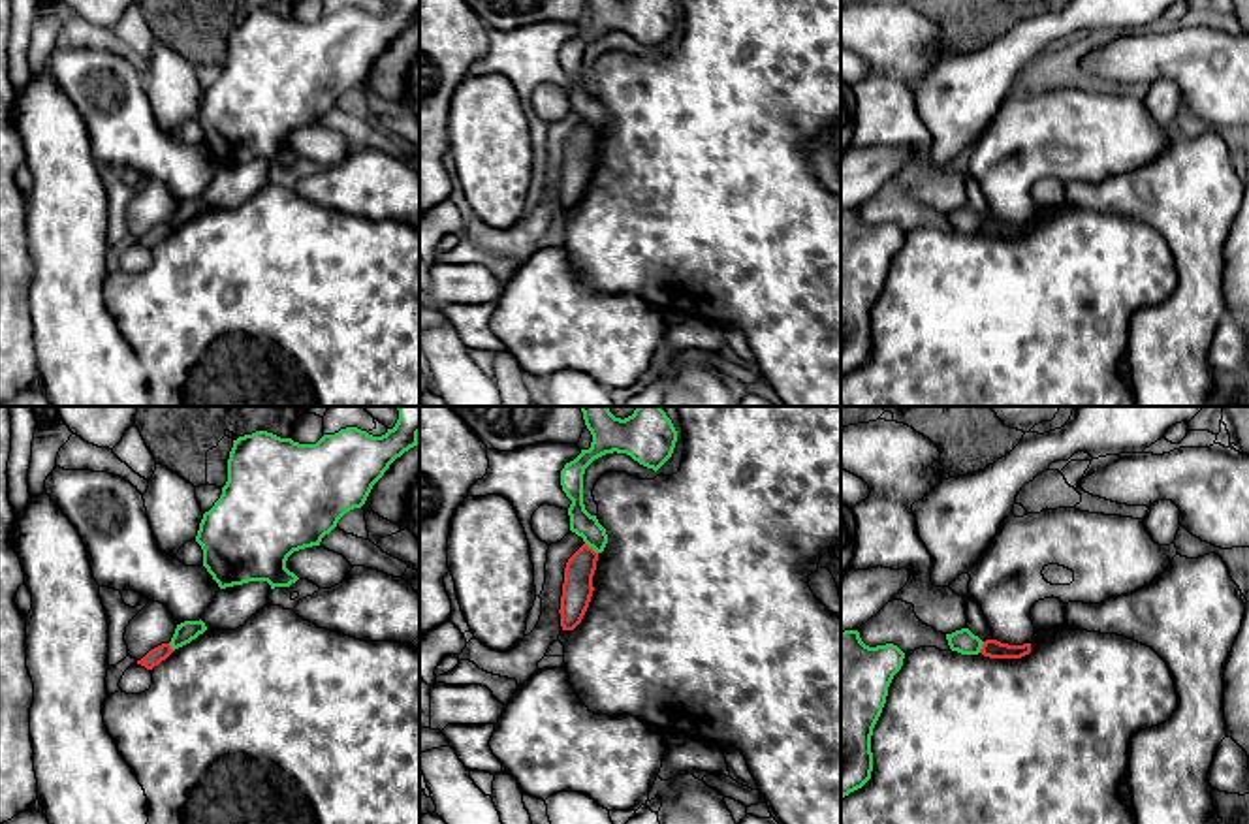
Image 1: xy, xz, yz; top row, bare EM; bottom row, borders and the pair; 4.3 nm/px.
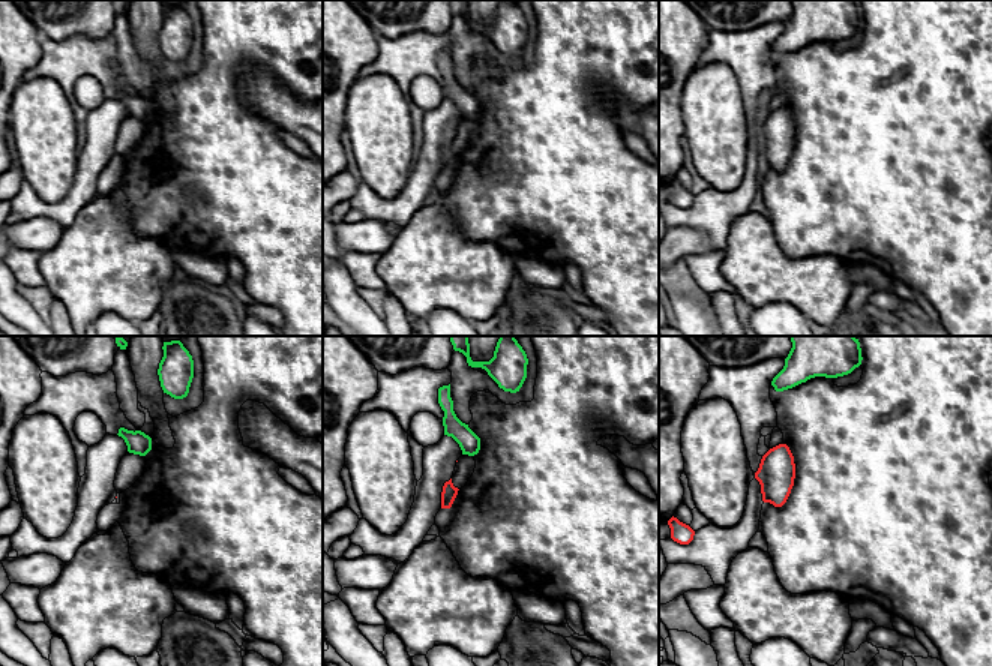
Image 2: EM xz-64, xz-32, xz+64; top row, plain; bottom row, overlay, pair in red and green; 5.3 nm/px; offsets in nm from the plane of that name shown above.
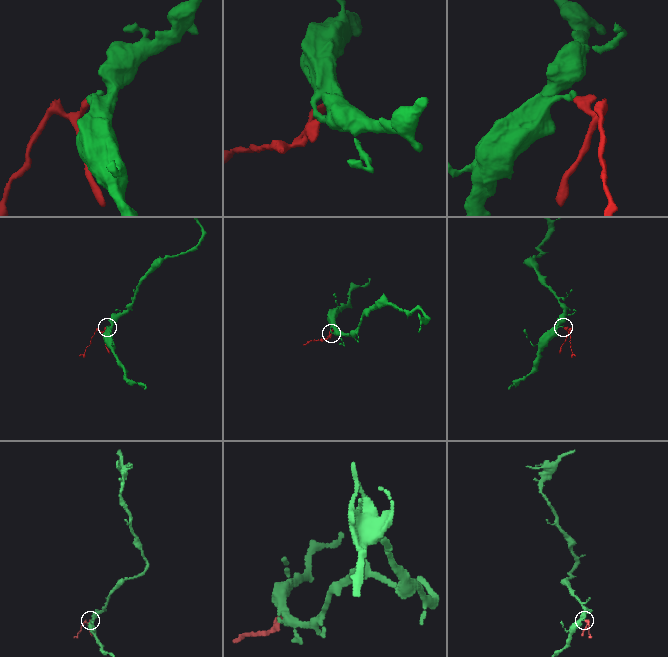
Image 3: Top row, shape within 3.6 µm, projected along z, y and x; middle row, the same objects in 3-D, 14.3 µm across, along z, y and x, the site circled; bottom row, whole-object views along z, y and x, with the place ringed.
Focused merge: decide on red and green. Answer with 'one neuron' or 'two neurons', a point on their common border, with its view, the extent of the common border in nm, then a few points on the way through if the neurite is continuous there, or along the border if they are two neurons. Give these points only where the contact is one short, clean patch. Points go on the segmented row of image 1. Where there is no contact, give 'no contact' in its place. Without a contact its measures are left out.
two neurons; meets red in xz at (591, 548); contact 80 nm long; border along xz (585, 542), (597, 554)

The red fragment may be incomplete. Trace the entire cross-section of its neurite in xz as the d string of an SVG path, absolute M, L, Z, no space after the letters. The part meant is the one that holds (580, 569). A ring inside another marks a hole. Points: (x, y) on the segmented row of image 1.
M583 544L566 563L559 610L562 630L574 630L589 608L596 561L598 553Z

